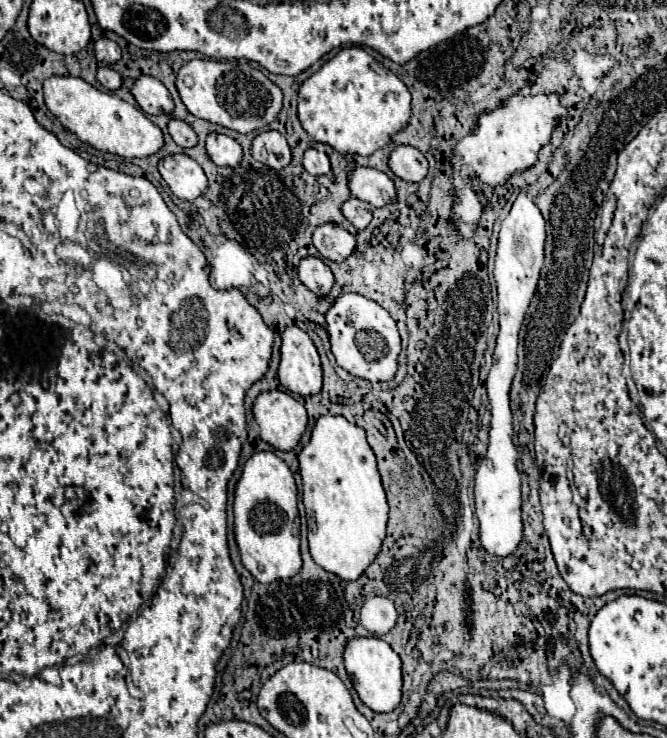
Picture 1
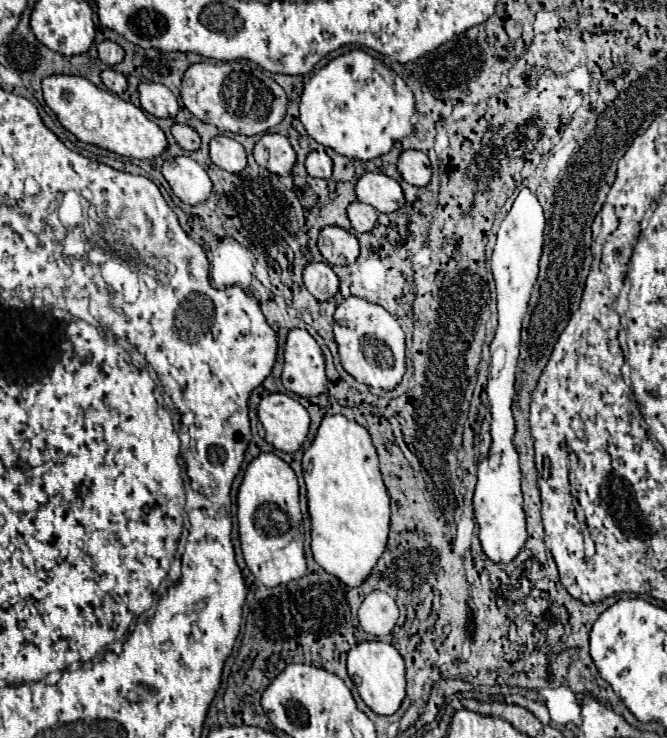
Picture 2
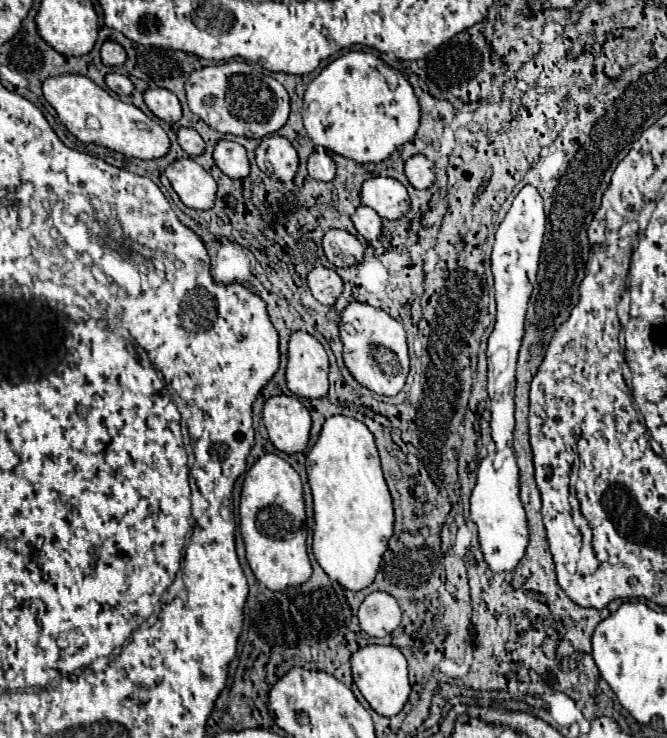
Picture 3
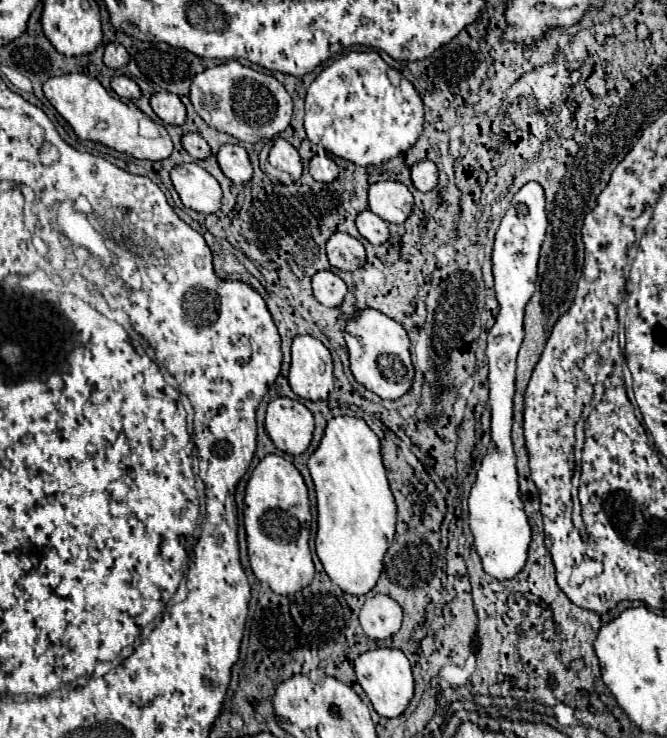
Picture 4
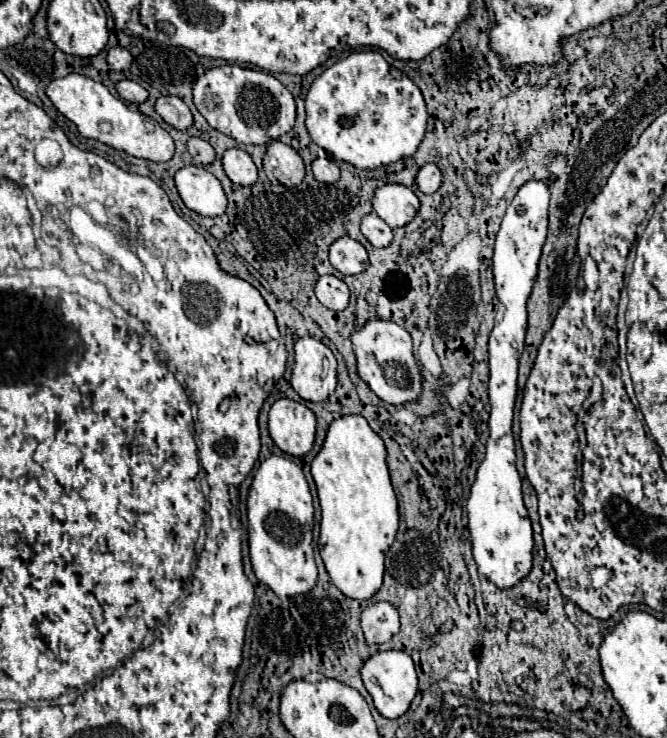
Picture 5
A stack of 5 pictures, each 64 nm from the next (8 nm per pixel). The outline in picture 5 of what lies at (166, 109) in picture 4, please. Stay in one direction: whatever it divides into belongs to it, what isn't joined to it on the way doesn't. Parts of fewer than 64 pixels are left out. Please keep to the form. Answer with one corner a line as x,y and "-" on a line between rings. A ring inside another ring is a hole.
160,96
156,100
156,110
164,118
164,122
176,130
188,130
194,124
190,108
176,96

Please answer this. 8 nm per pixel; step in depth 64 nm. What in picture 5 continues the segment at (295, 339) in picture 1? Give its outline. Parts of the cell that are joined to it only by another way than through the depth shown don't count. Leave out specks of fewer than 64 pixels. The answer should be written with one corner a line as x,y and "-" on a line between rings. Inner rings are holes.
310,336
294,344
296,360
292,370
292,388
308,402
326,400
338,384
336,356
328,346

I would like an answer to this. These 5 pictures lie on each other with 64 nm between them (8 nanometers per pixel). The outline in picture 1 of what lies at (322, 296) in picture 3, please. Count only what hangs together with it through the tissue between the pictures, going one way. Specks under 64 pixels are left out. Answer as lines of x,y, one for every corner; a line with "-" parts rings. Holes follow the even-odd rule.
310,256
308,260
302,260
298,268
298,276
302,284
316,296
326,296
334,286
334,274
328,268
328,264
322,262
320,258

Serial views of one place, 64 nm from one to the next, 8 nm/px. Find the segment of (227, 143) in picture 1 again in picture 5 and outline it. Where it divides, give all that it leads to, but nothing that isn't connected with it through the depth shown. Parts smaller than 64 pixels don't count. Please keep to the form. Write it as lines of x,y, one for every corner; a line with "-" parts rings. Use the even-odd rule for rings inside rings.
232,148
226,150
226,154
222,156
222,164
226,170
226,176
240,186
252,186
258,180
258,170
252,162
252,158
240,150
240,148

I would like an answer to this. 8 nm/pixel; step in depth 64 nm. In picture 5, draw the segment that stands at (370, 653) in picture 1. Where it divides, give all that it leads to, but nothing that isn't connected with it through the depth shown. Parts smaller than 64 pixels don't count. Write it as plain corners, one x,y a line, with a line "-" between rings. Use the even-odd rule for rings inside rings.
388,650
388,652
378,652
370,656
362,668
362,680
374,700
374,706
384,718
402,716
410,708
418,692
418,676
416,676
414,662
406,652
400,652
400,650

